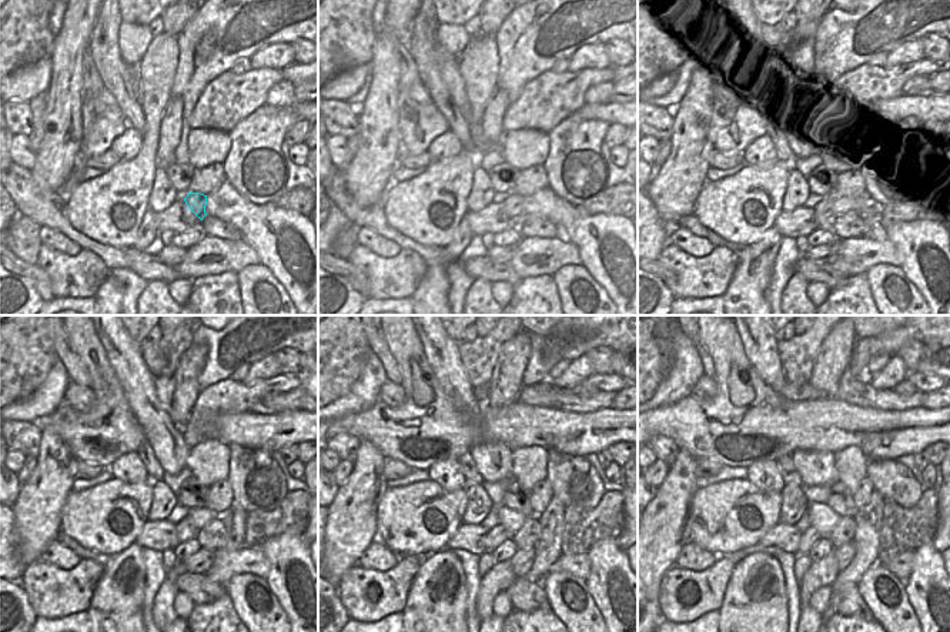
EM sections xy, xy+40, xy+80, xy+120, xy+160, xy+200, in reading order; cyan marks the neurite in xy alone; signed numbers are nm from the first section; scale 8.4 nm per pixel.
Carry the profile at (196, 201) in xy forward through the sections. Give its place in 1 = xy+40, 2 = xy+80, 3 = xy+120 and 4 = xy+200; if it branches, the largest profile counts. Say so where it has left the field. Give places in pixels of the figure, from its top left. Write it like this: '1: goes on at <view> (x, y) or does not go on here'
1: goes on at xy+40 (512, 203)
2: goes on at xy+80 (825, 210)
3: goes on at xy+120 (186, 531)
4: goes on at xy+200 (809, 538)

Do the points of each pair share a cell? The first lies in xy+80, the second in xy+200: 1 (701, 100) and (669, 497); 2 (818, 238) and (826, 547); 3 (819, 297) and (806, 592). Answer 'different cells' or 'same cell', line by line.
1: same cell
2: same cell
3: different cells

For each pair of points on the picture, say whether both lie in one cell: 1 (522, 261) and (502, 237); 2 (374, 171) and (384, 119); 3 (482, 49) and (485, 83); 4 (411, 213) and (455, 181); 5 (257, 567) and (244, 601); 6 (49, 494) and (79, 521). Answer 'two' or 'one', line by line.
1: two
2: one
3: one
4: one
5: two
6: two

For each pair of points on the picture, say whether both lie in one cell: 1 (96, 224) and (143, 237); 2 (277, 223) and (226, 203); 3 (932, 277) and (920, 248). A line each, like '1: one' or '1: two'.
1: two
2: one
3: one

